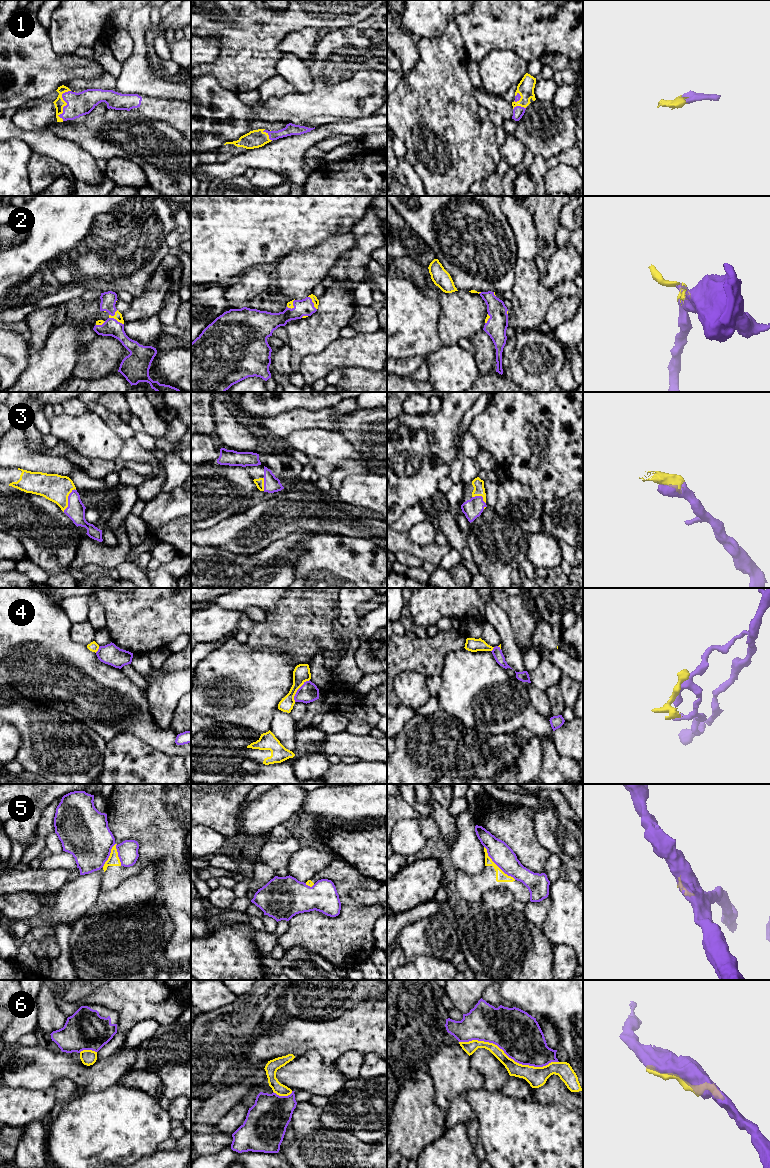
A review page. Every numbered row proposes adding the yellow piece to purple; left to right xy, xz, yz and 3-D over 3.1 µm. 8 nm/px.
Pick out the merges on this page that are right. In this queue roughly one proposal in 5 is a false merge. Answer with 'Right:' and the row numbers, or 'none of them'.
Right: 1, 2, 3

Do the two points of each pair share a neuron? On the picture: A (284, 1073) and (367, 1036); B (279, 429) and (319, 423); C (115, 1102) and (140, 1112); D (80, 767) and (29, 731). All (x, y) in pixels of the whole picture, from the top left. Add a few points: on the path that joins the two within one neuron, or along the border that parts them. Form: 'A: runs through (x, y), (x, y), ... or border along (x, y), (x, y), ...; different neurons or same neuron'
A: border along (297, 1056), (316, 1050), (325, 1063), (333, 1063); different neurons
B: runs through (289, 422), (309, 422); same neuron
C: runs through (121, 1108), (125, 1112), (134, 1112); same neuron
D: runs through (67, 754), (42, 731); same neuron

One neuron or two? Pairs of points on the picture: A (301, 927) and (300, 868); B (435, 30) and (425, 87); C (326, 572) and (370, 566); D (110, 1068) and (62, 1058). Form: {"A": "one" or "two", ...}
{"A": "two", "B": "two", "C": "one", "D": "one"}

